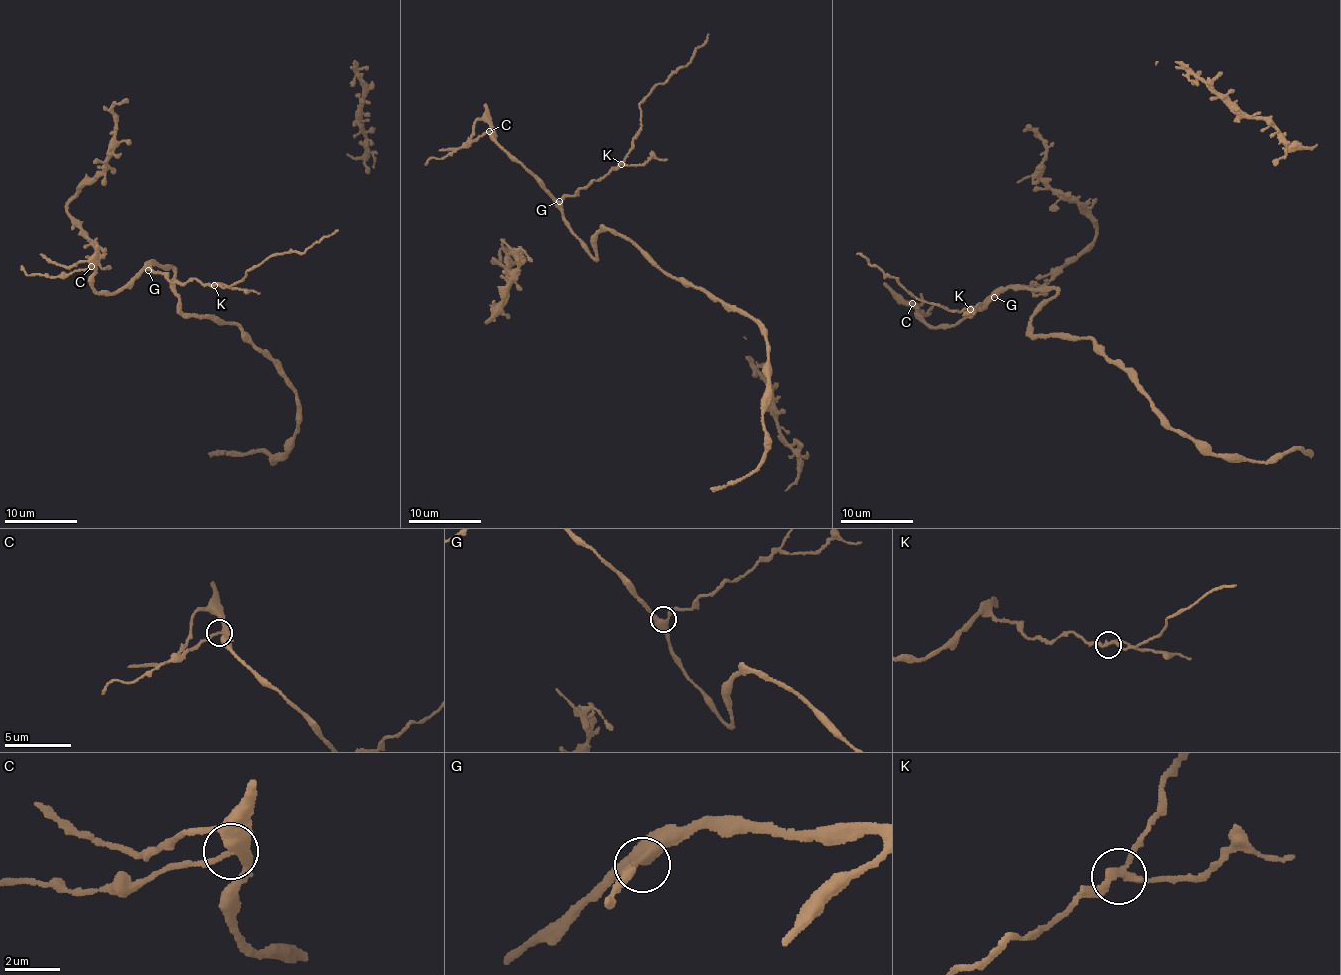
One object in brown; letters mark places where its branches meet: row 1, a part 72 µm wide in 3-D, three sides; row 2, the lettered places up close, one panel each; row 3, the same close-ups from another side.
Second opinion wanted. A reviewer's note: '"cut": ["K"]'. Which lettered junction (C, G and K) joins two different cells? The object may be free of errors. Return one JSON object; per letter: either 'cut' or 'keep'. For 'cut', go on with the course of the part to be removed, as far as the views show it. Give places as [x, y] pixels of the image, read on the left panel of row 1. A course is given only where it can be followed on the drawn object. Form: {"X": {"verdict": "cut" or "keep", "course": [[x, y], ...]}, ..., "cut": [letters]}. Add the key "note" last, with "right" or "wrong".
{"C": {"verdict": "keep"}, "G": {"verdict": "keep"}, "K": {"verdict": "cut", "course": [[214, 285], [237, 287], [259, 294]]}, "cut": ["K"], "note": "right"}

